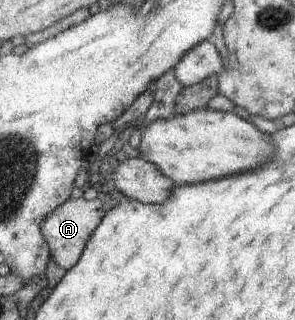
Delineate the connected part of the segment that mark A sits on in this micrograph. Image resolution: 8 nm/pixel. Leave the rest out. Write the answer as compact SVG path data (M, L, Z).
M84 197L70 198L61 203L40 223L40 230L48 244L52 260L64 270L70 270L80 260L90 235L94 234L94 229L98 228L98 224L102 222L102 217L105 215L104 202L103 197L92 200L86 200Z

